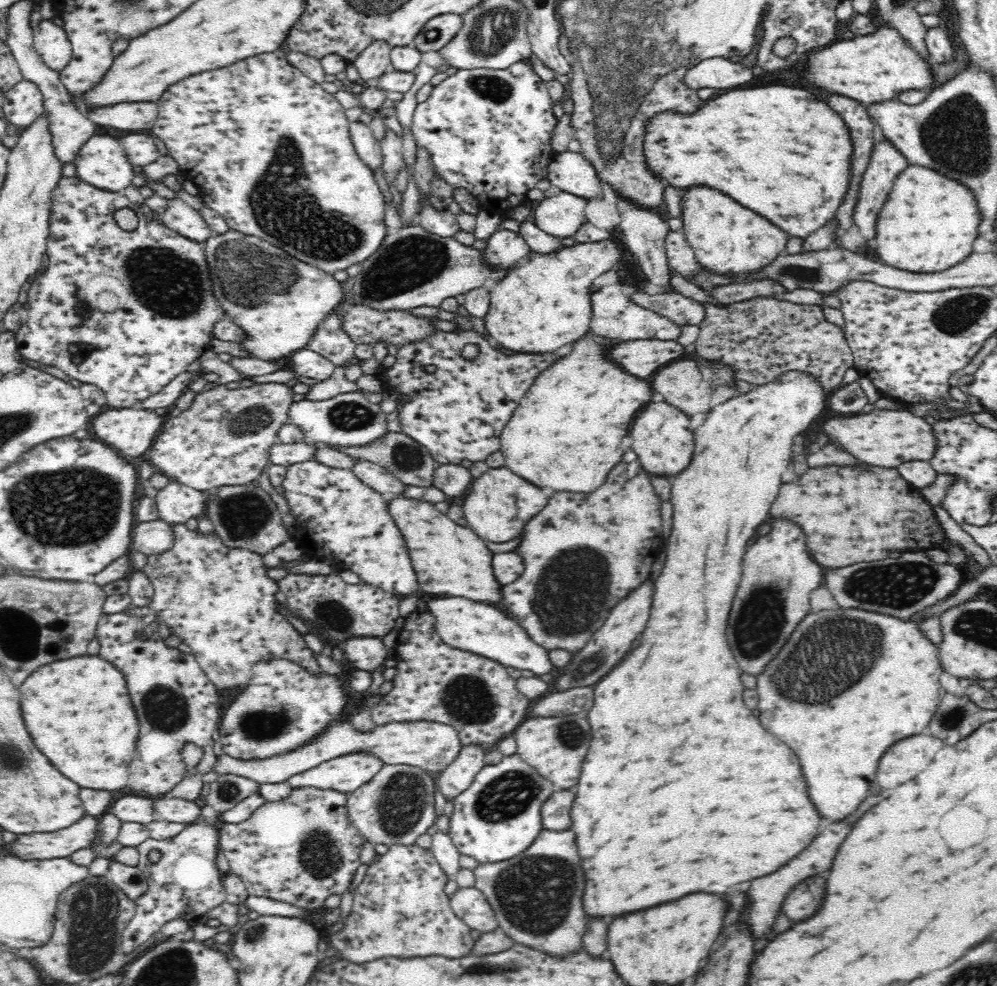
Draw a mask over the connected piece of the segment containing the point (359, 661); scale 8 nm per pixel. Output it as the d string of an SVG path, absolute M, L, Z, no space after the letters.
M352 636L342 642L343 653L353 662L355 668L374 672L383 669L383 662L389 659L390 650L377 636Z

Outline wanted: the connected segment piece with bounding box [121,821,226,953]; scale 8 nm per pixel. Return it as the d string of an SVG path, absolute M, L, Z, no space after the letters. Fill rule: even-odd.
M201 821L185 825L176 836L158 840L148 838L137 847L139 851L138 870L143 874L147 886L144 893L136 898L136 912L121 934L121 949L126 953L136 953L154 933L170 920L183 918L187 922L200 918L212 908L226 900L223 873L216 865L219 844L219 829ZM150 850L159 850L158 862L150 862Z

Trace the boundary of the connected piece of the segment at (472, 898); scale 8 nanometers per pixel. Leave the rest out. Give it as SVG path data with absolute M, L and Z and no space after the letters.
M475 886L458 888L450 899L452 910L471 929L482 933L493 932L498 927L498 921L484 893Z

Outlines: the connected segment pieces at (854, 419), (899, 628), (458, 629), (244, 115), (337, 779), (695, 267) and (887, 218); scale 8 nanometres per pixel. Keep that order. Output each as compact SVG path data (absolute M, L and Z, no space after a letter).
M905 407L901 411L874 409L867 414L832 418L824 424L824 432L828 434L829 444L849 452L859 462L884 468L894 468L911 460L929 461L937 447L933 425Z
M836 608L836 610L830 610L830 612L824 610L824 612L816 612L816 614L810 614L809 612L808 616L802 620L802 624L798 624L798 628L792 632L792 636L786 641L784 648L762 669L761 673L755 676L760 722L768 732L772 732L776 738L786 742L798 754L800 764L802 764L802 772L804 772L806 782L808 782L808 794L810 794L812 802L816 804L818 812L824 818L842 820L848 814L852 814L864 802L864 798L868 796L868 788L870 788L870 784L876 776L880 756L896 740L906 738L910 734L920 734L922 726L928 726L928 722L936 714L938 700L941 699L940 694L943 692L940 686L940 675L945 671L944 667L940 666L941 662L938 658L939 654L936 646L938 645L932 643L922 633L919 621L900 619L896 616L888 616L888 614L868 614L868 612L858 610L858 608Z
M450 596L450 598L434 597L427 602L427 610L434 615L434 630L440 635L442 642L452 648L484 656L518 670L532 670L536 676L548 674L553 668L548 658L548 650L534 644L528 632L522 626L518 626L516 620L508 618L494 606L482 604L482 601Z
M281 48L275 52L252 56L248 60L240 60L228 68L218 68L212 72L190 76L180 84L174 84L174 88L170 88L158 100L158 119L154 123L152 132L168 147L169 155L179 164L179 171L184 178L198 187L203 204L218 212L230 229L245 235L264 238L270 244L296 256L298 260L333 274L336 270L346 270L352 264L364 262L381 247L386 236L384 210L387 207L384 205L384 196L374 180L373 170L357 154L351 141L349 133L351 122L346 119L345 109L337 102L334 94L324 91L318 83L290 65L286 61L286 56L287 51Z
M351 752L291 776L287 782L292 788L314 787L350 794L372 780L382 766L382 759L370 752Z
M682 230L670 231L666 236L665 251L669 266L691 282L701 266L684 236Z
M907 166L894 180L894 188L876 224L876 254L894 268L908 272L942 272L970 256L981 223L976 198L966 186L933 169Z

